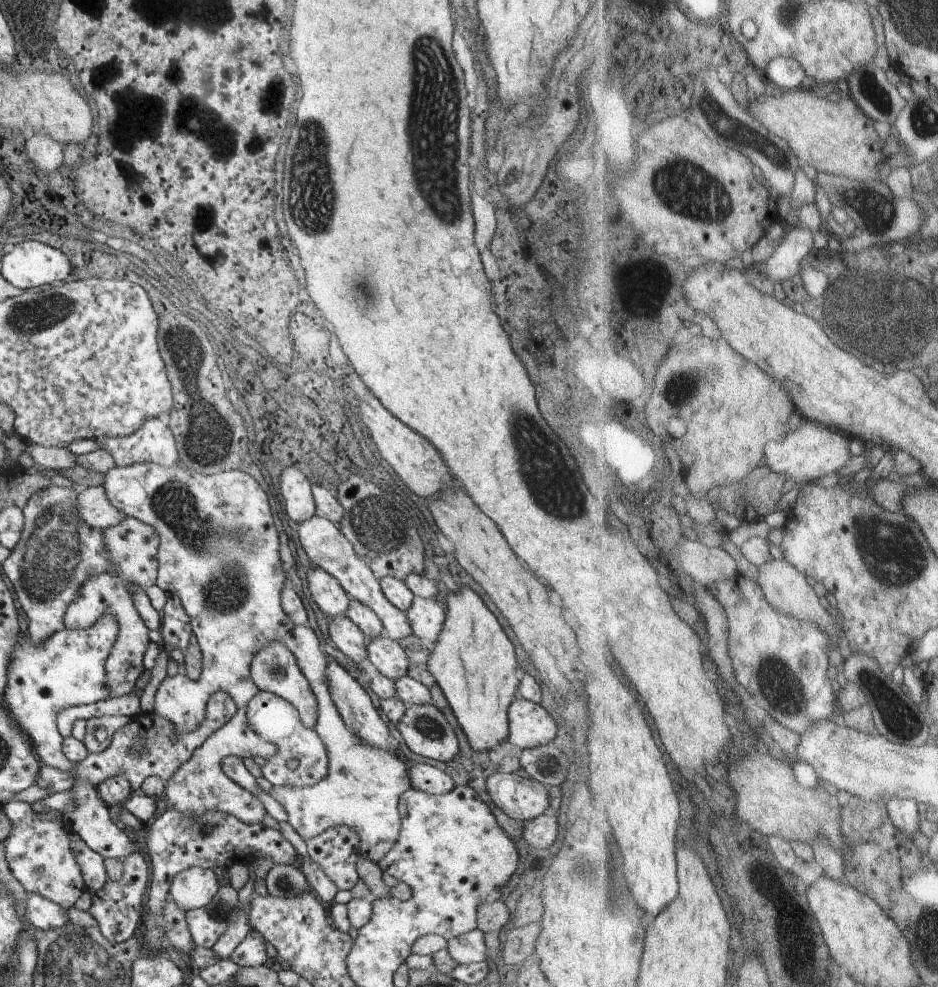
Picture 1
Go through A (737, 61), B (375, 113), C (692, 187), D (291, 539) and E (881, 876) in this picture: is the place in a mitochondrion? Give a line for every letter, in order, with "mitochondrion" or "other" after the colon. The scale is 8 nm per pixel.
A: other
B: other
C: mitochondrion
D: other
E: other

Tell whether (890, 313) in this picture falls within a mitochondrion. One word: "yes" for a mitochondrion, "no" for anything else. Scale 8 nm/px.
yes

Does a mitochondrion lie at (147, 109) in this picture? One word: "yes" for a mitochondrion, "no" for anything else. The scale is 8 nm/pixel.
no

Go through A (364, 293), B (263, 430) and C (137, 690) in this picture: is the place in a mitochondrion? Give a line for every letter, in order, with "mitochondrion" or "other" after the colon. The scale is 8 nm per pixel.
A: mitochondrion
B: other
C: other

